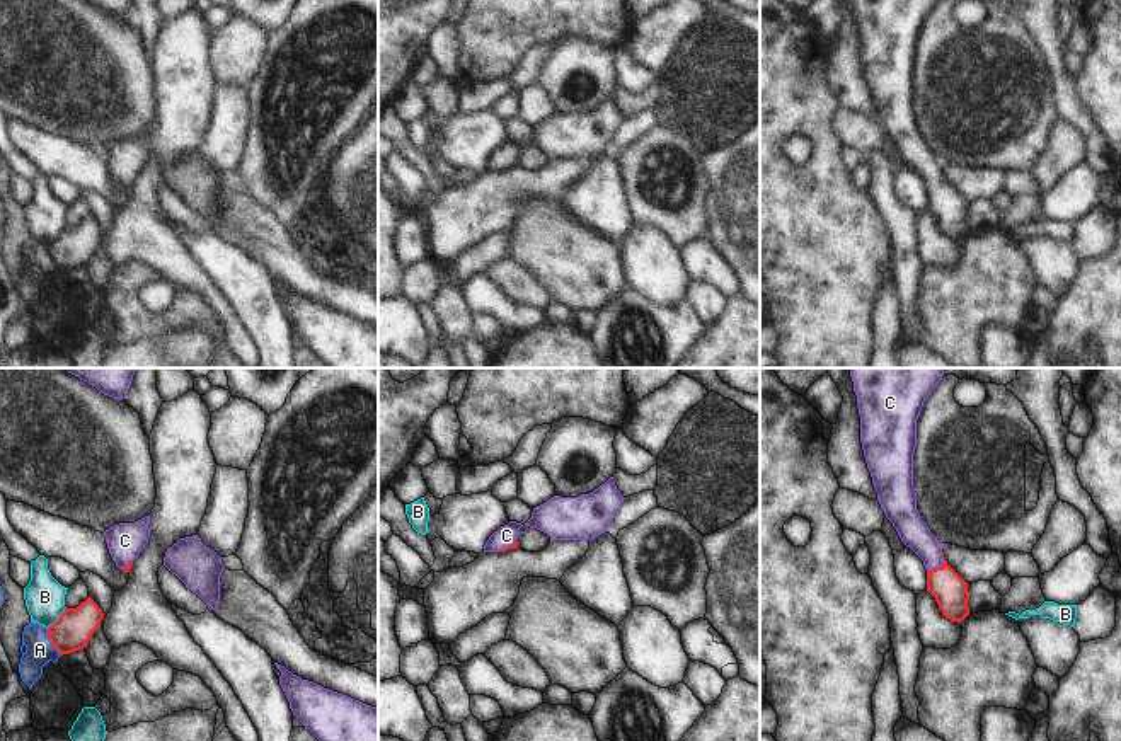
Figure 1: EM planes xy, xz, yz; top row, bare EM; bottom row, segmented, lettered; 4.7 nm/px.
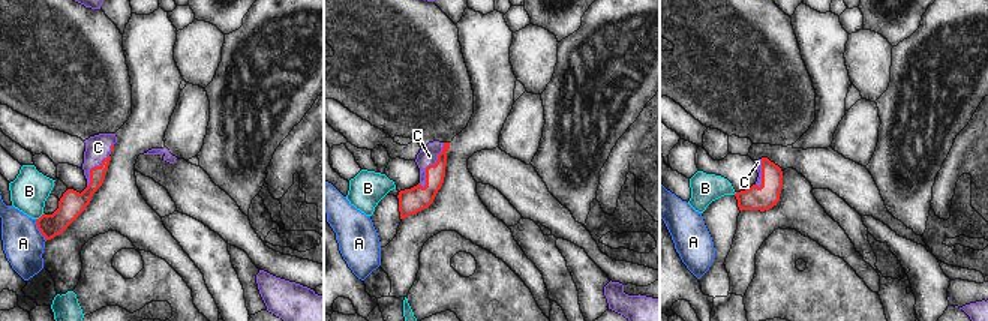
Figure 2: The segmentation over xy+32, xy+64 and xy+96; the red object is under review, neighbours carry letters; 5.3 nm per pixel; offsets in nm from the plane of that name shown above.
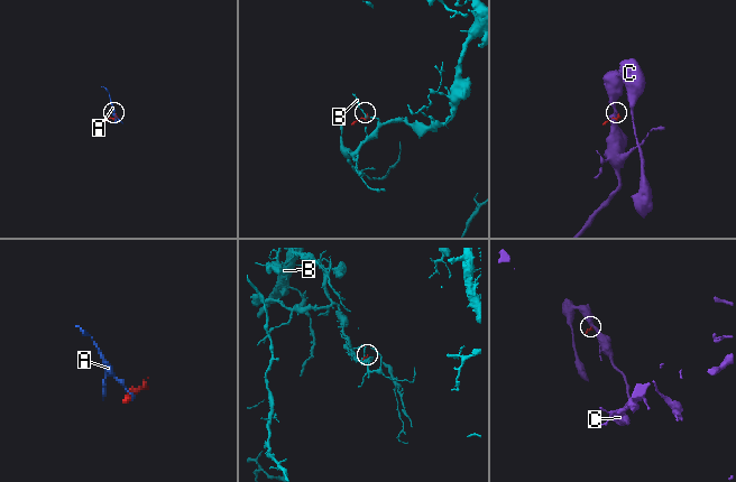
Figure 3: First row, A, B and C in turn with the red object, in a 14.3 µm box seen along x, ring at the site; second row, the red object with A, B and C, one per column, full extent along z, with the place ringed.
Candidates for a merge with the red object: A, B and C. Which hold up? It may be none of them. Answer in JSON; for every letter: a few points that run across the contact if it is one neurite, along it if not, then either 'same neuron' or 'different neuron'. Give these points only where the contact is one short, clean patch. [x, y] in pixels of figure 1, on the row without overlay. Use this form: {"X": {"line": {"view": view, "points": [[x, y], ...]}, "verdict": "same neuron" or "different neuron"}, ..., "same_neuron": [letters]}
{"A": {"line": {"view": "xy", "points": [[46, 247], [50, 261], [60, 273]]}, "verdict": "different neuron"}, "B": {"line": {"view": "xy", "points": [[65, 225], [46, 246]]}, "verdict": "different neuron"}, "C": {"line": {"view": "yz", "points": [[949, 208], [941, 196], [941, 184], [914, 150]]}, "verdict": "same neuron"}, "same_neuron": ["C"]}

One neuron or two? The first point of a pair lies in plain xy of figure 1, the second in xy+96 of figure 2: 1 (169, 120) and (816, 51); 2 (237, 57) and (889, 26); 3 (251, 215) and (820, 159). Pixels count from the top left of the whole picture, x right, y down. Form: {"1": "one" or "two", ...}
{"1": "one", "2": "two", "3": "one"}

